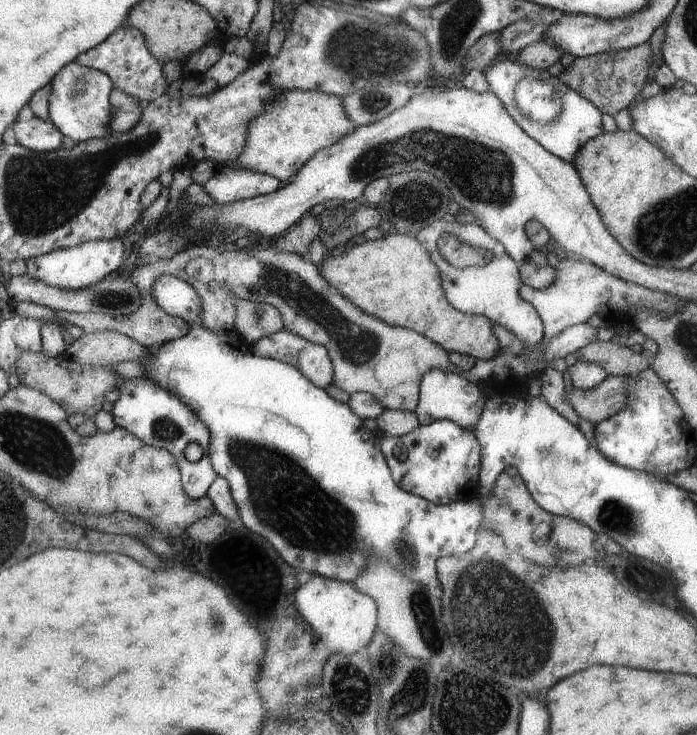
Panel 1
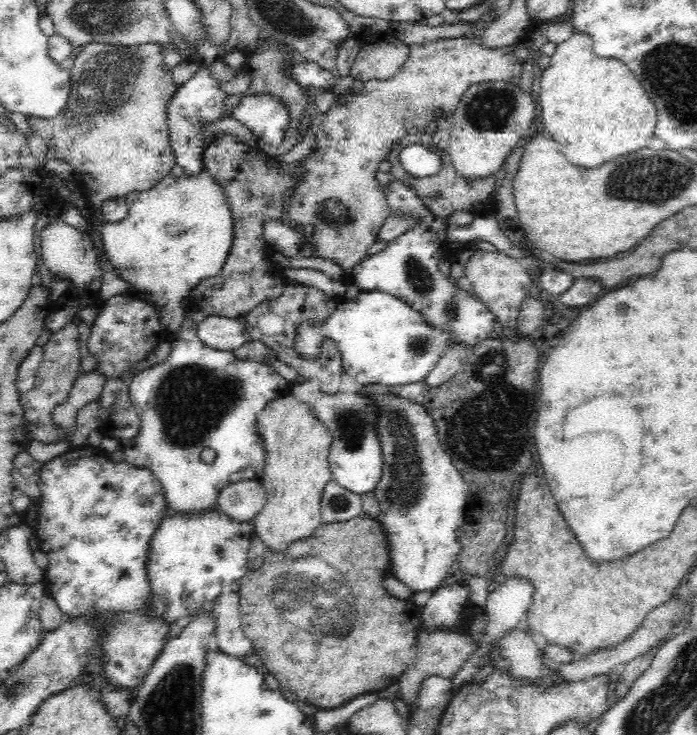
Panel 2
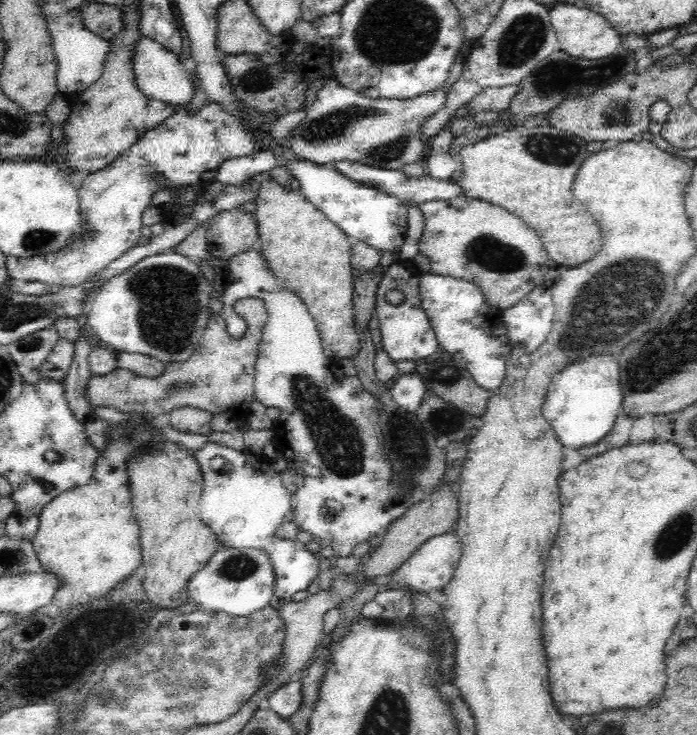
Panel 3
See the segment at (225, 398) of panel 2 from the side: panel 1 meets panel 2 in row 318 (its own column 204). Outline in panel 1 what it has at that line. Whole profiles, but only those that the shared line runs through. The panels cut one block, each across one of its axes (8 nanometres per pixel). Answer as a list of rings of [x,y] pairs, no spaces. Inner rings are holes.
[[[221,164],[215,174],[202,184],[202,189],[217,205],[229,204],[265,193],[272,193],[281,186],[277,177],[259,174],[251,170],[233,168],[232,164]]]

